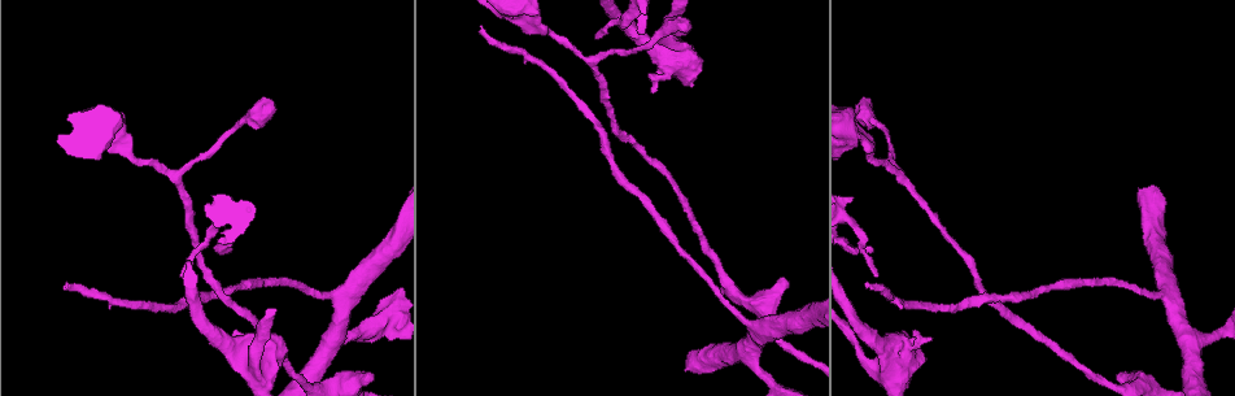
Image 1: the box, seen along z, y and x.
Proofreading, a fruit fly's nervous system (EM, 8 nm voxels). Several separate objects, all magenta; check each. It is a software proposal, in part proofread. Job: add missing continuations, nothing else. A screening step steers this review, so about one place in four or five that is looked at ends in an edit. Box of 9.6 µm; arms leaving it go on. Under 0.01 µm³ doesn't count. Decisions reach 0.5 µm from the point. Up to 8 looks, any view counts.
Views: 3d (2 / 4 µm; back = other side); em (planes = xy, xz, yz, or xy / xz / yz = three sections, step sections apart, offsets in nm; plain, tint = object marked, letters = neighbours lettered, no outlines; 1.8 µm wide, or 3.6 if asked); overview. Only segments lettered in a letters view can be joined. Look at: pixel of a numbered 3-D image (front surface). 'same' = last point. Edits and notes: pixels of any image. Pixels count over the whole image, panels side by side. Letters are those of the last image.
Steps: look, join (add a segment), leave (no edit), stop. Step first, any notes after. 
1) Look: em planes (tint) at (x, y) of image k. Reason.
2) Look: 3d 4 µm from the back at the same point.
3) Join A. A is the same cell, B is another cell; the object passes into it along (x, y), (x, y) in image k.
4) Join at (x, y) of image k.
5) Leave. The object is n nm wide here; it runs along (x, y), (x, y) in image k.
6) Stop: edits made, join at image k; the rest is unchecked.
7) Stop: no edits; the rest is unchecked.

Look: em 3.6 µm yz step 16 (plain) at (866, 283) of image 1.

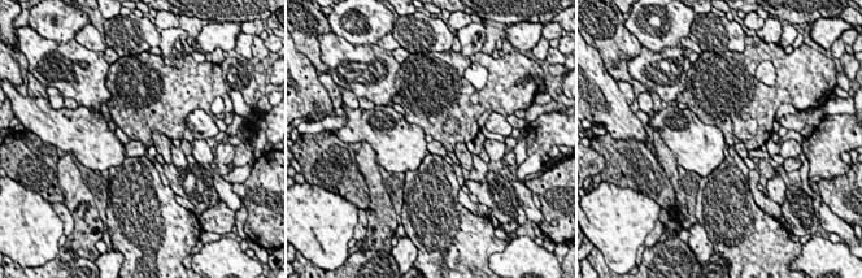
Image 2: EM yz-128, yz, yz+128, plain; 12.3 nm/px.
Look: em 3.6 µm yz step 16 (letters) at the same point. What lies round it.

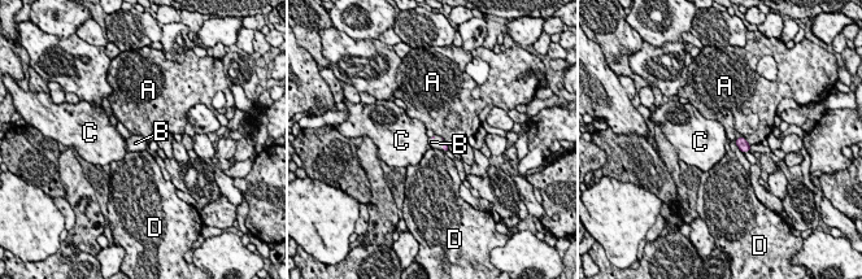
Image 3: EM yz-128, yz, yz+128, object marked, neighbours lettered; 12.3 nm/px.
Join B. The longest contact is with A, 220 nm; B is the same cell, A, C and D are other cells; the neuron continues.

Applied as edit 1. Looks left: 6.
Look: overview.

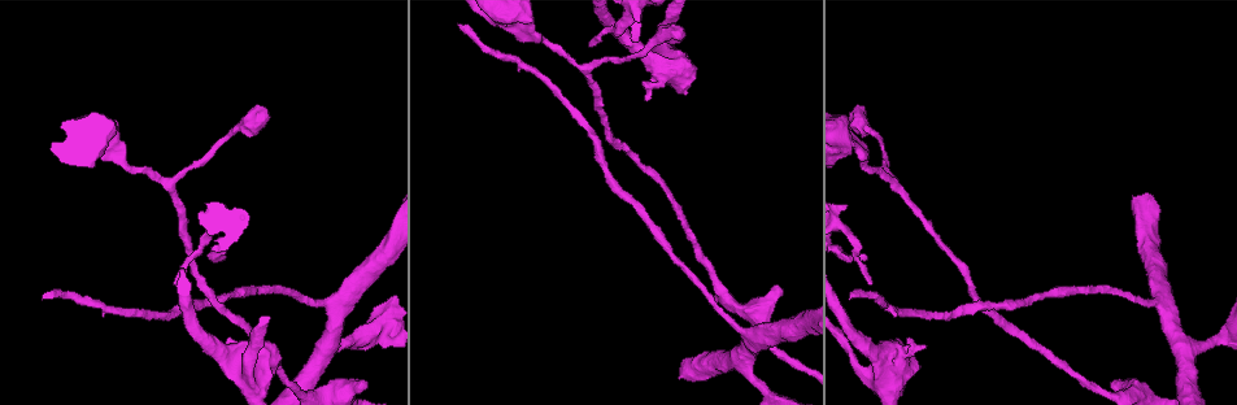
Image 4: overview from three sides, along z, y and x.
Look: 3d 2 µm at (676, 35) of image 4. Branch stops here.

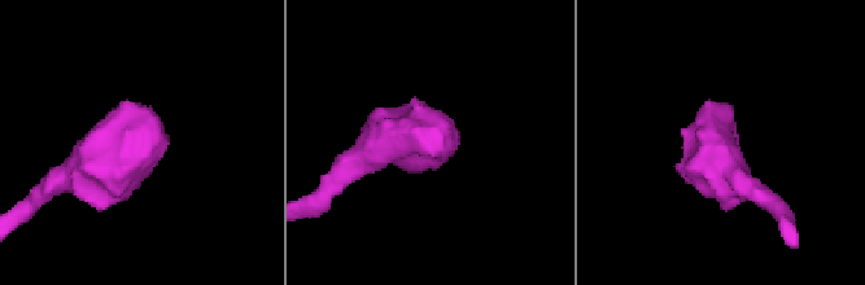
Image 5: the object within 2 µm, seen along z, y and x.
Look: em xz step 16 (tint) at (431, 147) of image 5. Need the tissue.

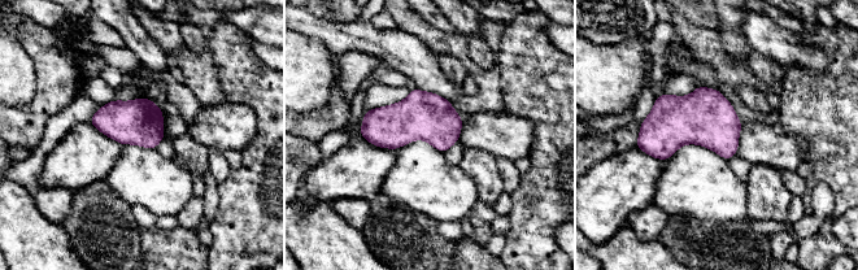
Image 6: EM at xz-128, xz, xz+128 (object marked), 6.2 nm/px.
Look: em planes (letters) at the same point. Another direction.

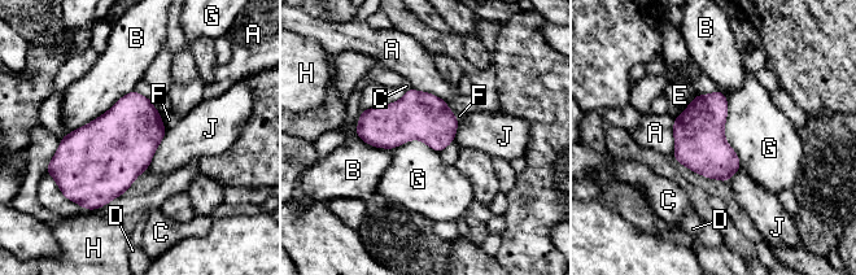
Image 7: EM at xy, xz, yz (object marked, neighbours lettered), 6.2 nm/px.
Leave. The object is 300 nm wide here; A, B, C, D, E, F, G, H and J are other cells; a border runs along (725, 95), (724, 138), (742, 167) in image 7; none of them fits.

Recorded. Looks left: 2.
Look: 3d 2 µm at (636, 39) of image 4. Branch stops here.

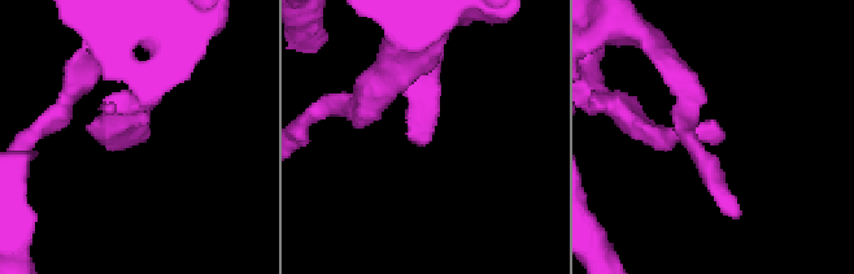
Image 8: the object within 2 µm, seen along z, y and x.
Look: em planes (letters) at (720, 139) of image 8. Need the tissue.

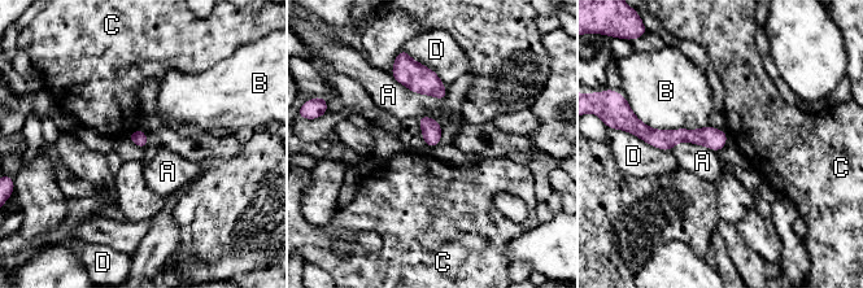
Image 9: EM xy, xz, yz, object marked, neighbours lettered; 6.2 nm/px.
Leave. A, B, C and D are other cells; a border runs along (139, 129), (126, 136) in image 9; none of them fits.

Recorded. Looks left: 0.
Stop: edits made, join at image 3; the rest is unchecked.

